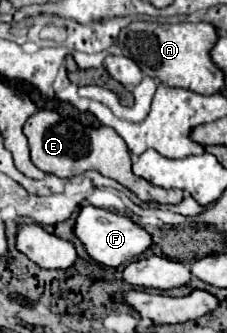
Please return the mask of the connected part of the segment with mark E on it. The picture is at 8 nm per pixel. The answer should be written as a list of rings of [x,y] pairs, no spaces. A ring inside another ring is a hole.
[[[41,109],[27,119],[23,131],[25,131],[25,137],[29,141],[31,161],[43,173],[57,175],[61,179],[69,179],[69,177],[81,175],[85,171],[99,171],[101,175],[111,177],[117,183],[121,183],[123,187],[127,187],[129,191],[133,191],[145,203],[153,201],[153,203],[161,203],[161,205],[177,205],[183,199],[183,191],[155,187],[149,181],[133,175],[129,149],[127,149],[125,141],[111,127],[93,129],[93,127],[87,127],[75,119],[59,117],[55,111]]]

